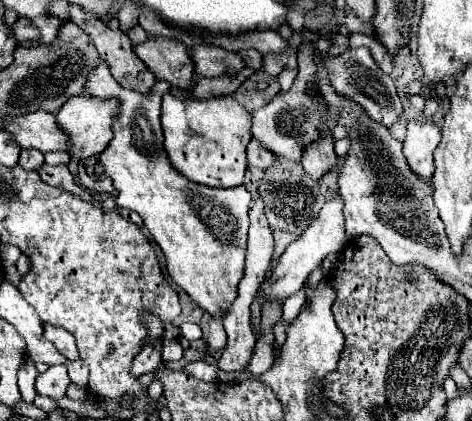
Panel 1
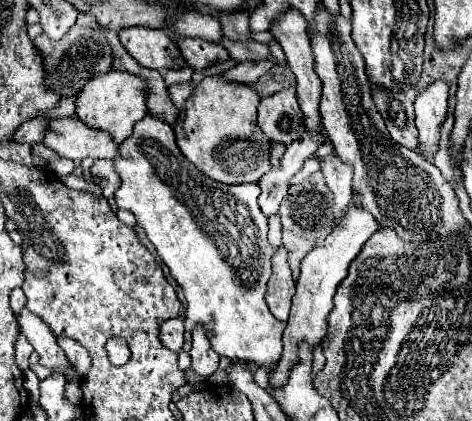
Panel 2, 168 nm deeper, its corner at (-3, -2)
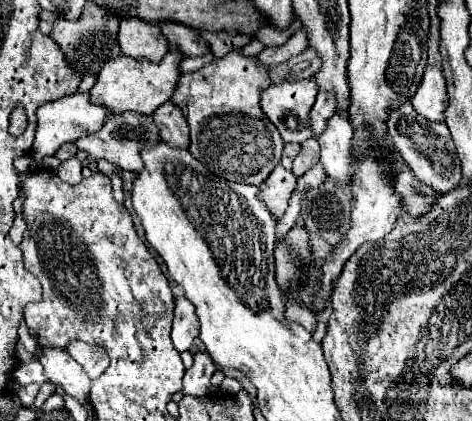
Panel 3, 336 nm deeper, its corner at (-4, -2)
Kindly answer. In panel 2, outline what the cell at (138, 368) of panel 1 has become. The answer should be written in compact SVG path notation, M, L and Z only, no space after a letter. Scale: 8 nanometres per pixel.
M177 316L173 320L167 320L161 324L161 342L163 346L167 346L173 352L181 352L183 348L183 334L185 334L185 326L183 326L183 316Z

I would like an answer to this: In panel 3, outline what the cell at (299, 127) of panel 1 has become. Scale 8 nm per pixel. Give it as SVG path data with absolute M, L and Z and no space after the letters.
M314 80L282 82L262 92L262 112L278 128L284 142L304 142L312 136L308 114L316 94L318 88L314 86Z

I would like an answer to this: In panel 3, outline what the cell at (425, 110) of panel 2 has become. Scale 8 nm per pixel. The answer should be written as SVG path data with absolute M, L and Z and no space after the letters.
M426 68L418 92L412 98L414 110L430 122L444 122L444 110L448 106L446 80L442 70Z

